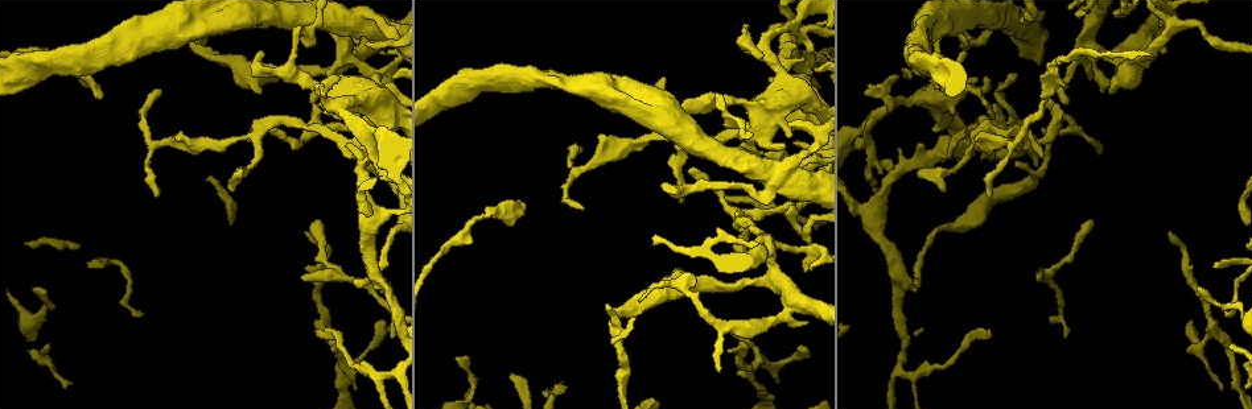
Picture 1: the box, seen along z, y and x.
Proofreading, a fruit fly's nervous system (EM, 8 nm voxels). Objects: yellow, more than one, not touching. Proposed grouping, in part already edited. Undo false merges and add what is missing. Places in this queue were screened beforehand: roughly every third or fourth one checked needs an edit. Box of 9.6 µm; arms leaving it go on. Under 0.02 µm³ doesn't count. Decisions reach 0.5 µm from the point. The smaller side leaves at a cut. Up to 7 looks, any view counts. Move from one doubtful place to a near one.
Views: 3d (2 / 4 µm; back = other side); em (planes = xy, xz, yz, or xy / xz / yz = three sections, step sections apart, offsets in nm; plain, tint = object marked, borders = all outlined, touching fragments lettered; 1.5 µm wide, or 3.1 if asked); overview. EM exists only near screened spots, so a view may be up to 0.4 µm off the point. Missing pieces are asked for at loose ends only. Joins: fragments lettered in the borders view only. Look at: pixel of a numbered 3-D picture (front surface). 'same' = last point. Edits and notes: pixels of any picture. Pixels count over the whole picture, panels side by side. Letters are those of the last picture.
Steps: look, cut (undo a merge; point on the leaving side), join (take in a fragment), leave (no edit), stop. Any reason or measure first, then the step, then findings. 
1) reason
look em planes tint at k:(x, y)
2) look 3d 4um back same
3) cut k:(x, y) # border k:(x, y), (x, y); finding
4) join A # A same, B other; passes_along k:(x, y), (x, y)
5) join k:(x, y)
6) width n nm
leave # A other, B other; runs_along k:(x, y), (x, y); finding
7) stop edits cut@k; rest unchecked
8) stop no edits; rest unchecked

thick turns thin
look em xy step 4 plain at 1:(391, 184)

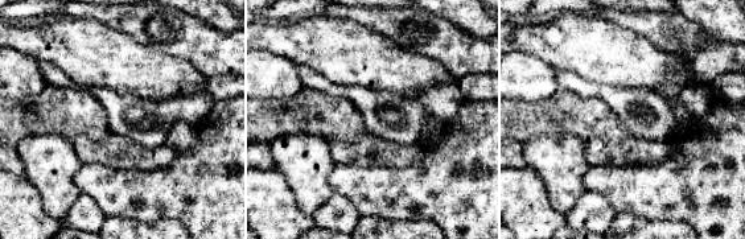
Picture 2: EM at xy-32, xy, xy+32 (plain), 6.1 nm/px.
what lies round it
look em xy step 4 borders same

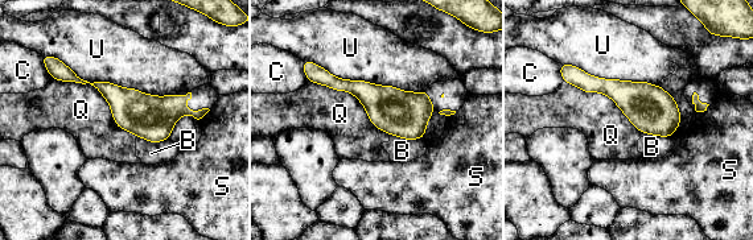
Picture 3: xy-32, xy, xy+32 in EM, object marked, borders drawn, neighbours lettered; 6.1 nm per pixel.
leave # B other, C other, Q other, S other, U other; runs_along 3:(58, 73), (105, 87), (134, 111), (201, 112); all the same cell

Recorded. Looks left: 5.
free end
look em xz step 4 tint at 1:(806, 324)

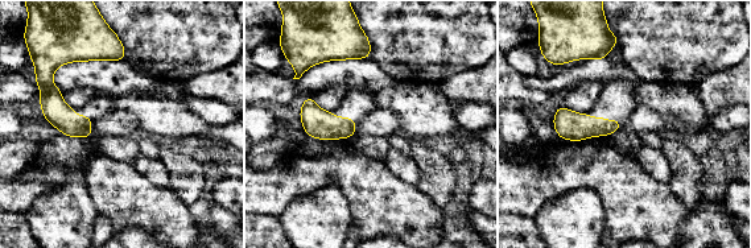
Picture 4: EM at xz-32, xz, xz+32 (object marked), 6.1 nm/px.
look em planes borders same

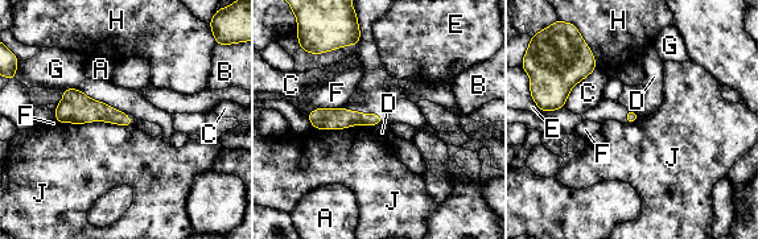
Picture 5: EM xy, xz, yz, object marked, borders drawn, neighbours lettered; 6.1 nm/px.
leave # A other, B other, C other, D other, E other, F other, G other, H other, J other; runs_along 5:(312, 115), (317, 118), (378, 120); none of them fits

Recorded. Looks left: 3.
thin neck
look em planes borders at 1:(478, 217)

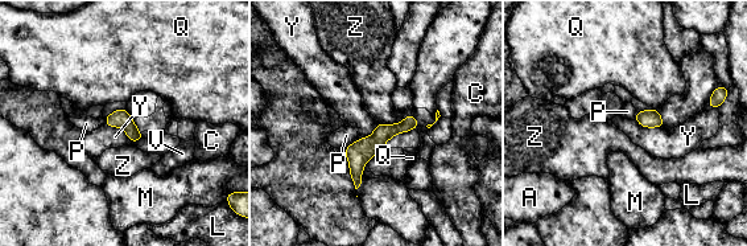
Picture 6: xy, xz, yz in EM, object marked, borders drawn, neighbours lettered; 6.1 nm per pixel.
width 110 nm
leave # A other, C other, L other, M other, P other, Q other, V other, Y other, Z other; runs_along 6:(409, 118), (357, 160), (357, 181); continuous, no second cell

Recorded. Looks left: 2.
stop no edits; rest unchecked

